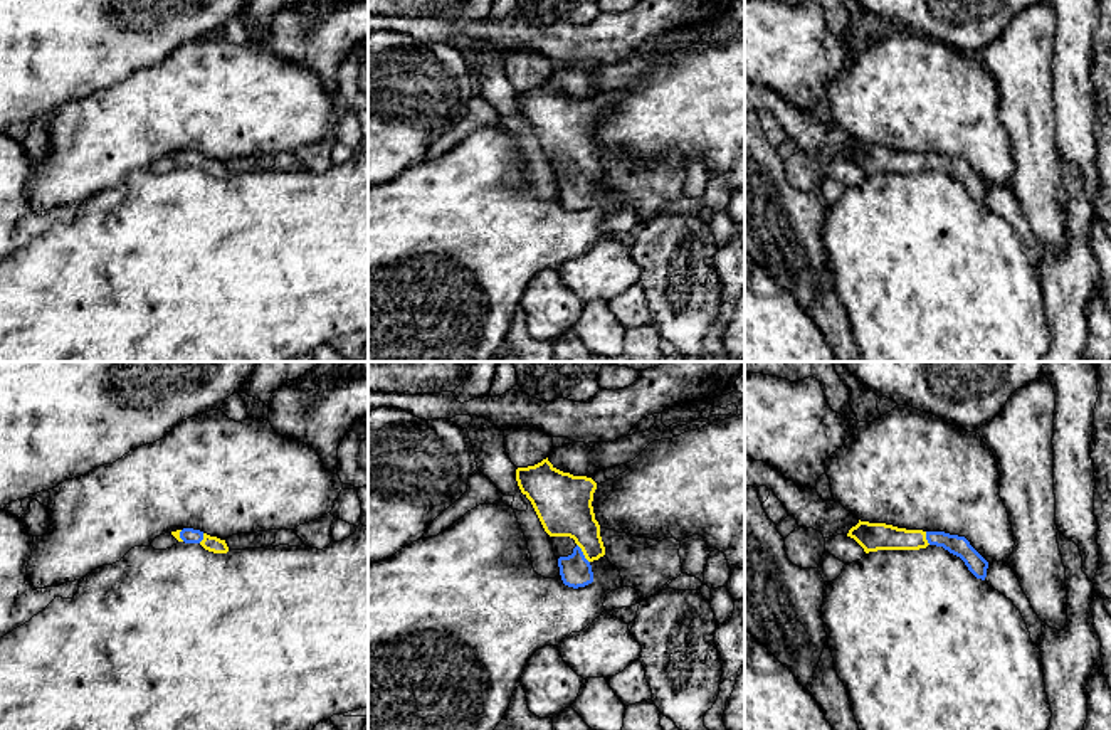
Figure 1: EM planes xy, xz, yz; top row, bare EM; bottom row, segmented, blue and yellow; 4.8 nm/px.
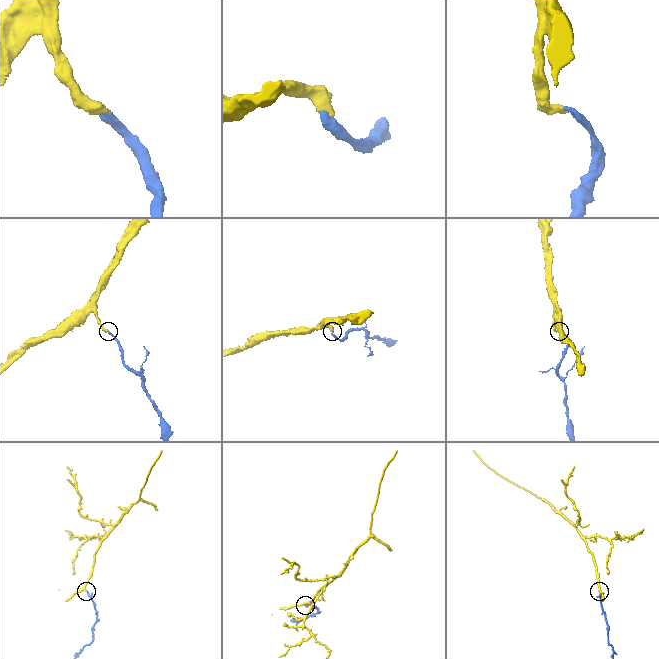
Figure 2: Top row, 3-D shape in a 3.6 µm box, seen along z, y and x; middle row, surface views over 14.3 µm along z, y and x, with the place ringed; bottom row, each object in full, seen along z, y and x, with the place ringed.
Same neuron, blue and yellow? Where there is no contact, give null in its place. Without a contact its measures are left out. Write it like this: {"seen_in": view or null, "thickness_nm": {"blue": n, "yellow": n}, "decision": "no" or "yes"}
{"seen_in": "xz", "thickness_nm": {"blue": 150, "yellow": 280}, "decision": "yes"}

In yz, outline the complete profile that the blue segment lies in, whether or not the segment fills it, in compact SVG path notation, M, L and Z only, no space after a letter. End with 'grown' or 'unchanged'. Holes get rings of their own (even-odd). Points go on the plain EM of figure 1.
M861 143L849 153L847 160L854 161L866 177L877 173L919 173L928 168L943 170L950 177L960 180L977 202L985 204L987 200L988 185L965 160L945 155L906 153Z; grown

